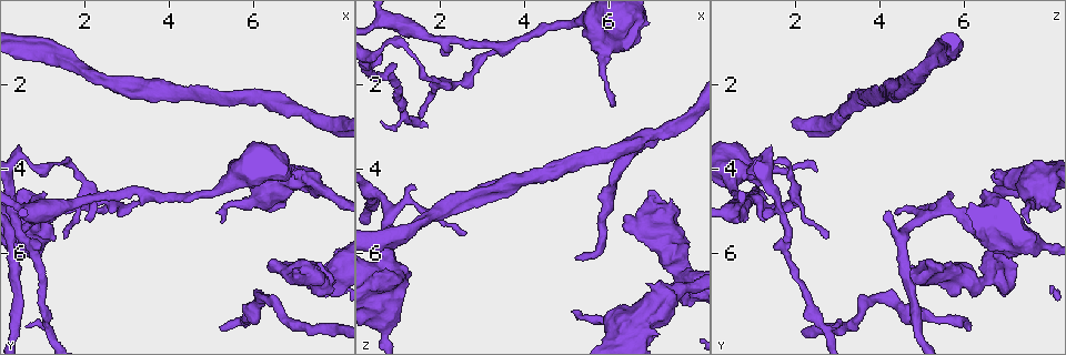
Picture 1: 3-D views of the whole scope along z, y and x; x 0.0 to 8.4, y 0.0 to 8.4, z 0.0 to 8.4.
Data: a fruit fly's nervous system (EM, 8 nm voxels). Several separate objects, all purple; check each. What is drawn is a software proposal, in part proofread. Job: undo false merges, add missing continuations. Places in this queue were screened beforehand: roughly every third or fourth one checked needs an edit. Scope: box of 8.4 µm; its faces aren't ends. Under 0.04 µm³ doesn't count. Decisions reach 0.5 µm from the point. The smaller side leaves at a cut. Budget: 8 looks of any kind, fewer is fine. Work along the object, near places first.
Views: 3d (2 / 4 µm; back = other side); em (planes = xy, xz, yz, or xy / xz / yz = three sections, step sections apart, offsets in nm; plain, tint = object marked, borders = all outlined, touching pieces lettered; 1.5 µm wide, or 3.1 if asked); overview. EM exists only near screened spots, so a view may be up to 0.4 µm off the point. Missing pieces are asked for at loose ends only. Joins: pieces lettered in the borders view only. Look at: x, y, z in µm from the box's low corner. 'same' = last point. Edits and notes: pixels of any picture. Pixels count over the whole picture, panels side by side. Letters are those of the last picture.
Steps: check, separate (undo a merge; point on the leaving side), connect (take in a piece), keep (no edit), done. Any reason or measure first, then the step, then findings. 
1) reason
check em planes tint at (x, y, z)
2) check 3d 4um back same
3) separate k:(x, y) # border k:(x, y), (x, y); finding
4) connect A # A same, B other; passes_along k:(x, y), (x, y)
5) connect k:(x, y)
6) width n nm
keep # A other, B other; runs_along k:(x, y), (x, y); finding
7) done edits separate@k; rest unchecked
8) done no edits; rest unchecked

side arm on a straight run
check em planes borders at (3.60, 4.60, 1.15)

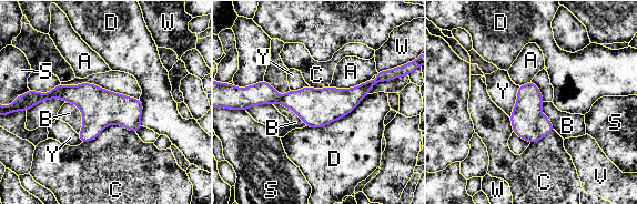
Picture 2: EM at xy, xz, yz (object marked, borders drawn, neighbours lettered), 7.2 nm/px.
longest_contact D 500 nm
keep # A other, B other, C other, D other, S other, V other, W other, Y other; runs_along 2:(391, 75), (346, 100), (269, 98); one cell here

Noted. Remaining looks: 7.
free end
check em planes plain at (5.15, 7.75, 6.15)

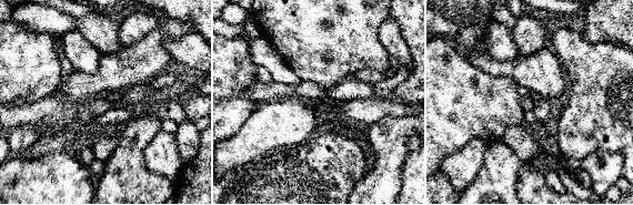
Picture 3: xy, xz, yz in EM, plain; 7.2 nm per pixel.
check em planes borders same

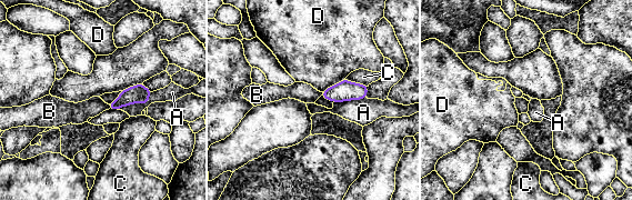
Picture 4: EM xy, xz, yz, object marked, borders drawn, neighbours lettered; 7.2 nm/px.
connect B # A other, B same, C other, D other; it goes on there

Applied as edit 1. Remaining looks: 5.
check overview

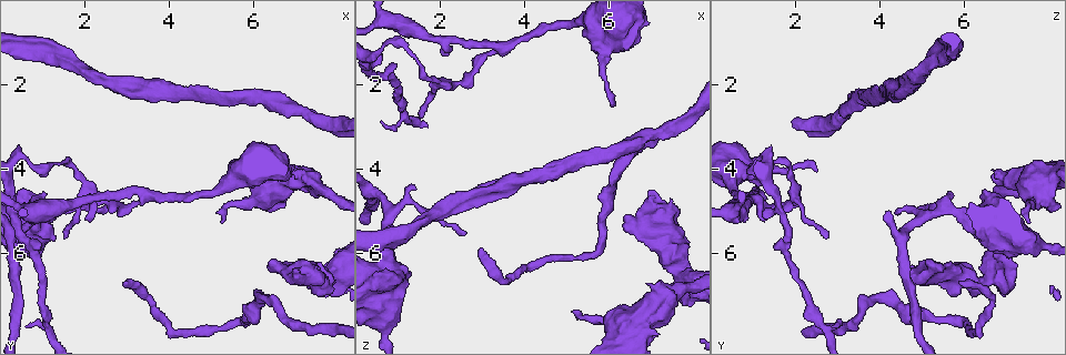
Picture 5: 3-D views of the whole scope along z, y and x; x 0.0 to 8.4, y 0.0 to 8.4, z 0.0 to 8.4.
thick turns thin
check em 3.1um yz step 8 tint at (7.15, 4.25, 7.30)

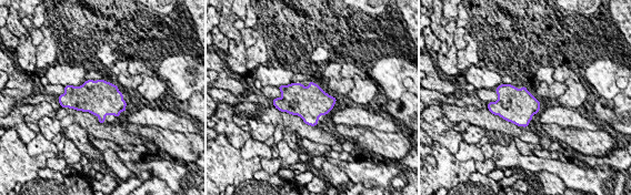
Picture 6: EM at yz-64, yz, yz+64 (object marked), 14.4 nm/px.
check em 3.1um planes borders same

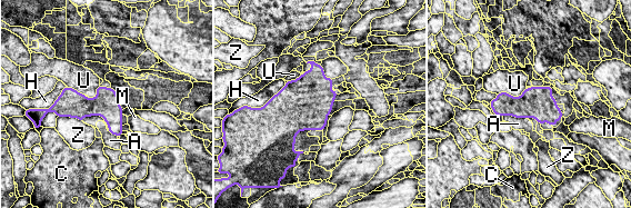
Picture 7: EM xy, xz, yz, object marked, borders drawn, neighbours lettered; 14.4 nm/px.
longest_contact U 440 nm
keep # A other, C other, H other, M other, U other, Z other; border 7:(527, 88), (519, 96), (498, 95); continuous, no second cell

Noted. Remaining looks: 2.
done edits connect@4; rest unchecked

